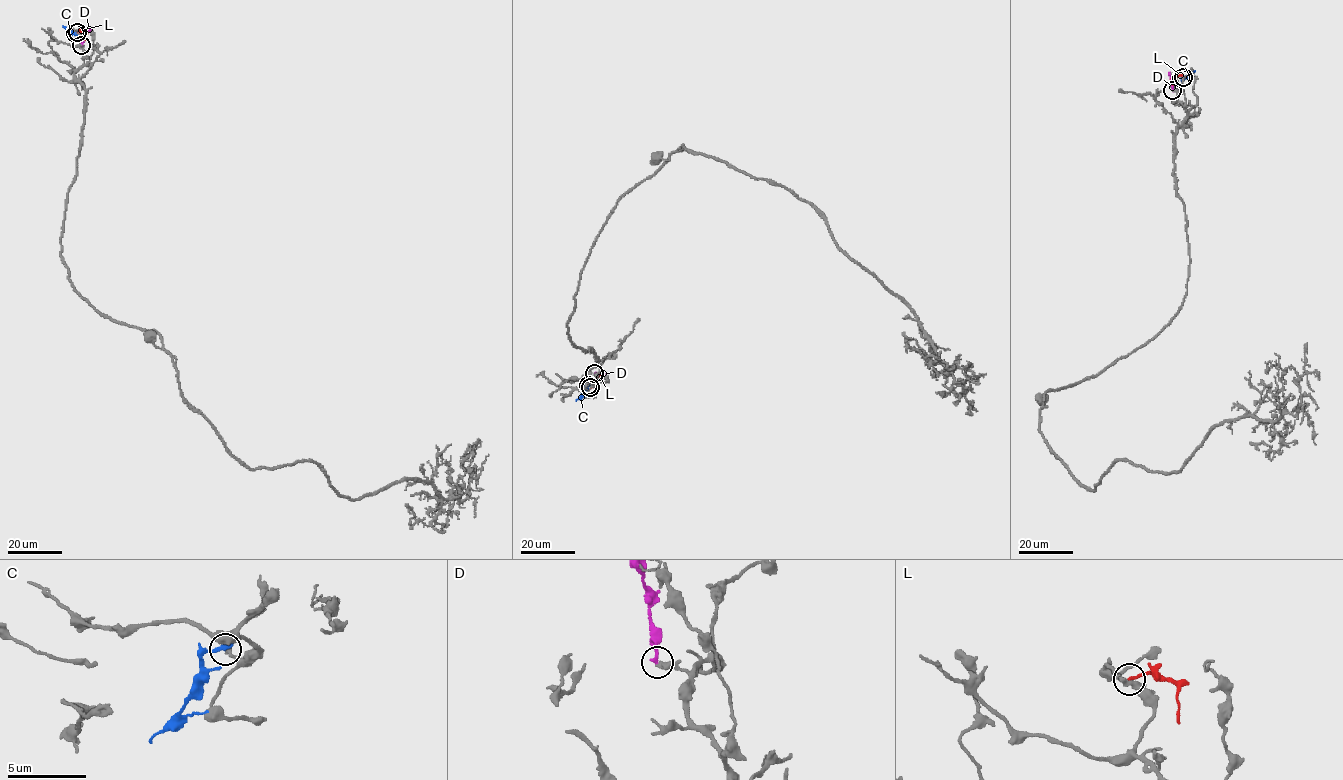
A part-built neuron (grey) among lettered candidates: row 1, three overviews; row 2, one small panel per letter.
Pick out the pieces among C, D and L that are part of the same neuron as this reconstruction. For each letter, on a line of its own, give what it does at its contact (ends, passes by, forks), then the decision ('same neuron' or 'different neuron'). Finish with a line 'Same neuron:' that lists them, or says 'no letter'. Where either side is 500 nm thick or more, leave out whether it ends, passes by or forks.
C: it ends there; different neuron
D: it ends there; different neuron
L: it ends there; different neuron
Same neuron: no letter

